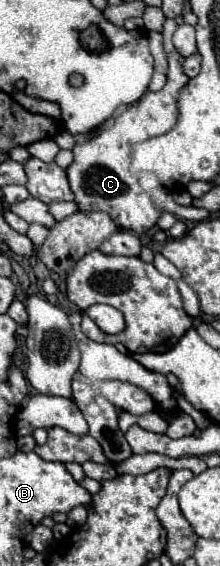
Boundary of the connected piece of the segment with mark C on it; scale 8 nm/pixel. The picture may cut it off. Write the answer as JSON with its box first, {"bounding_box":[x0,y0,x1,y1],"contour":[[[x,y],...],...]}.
{"bounding_box":[67,21,189,235],"contour":[[[165,21],[163,45],[165,45],[165,53],[169,59],[167,85],[157,93],[145,93],[137,105],[129,105],[123,113],[113,117],[109,125],[101,127],[99,133],[95,133],[93,139],[79,141],[73,149],[75,159],[67,167],[67,179],[69,179],[69,185],[71,185],[71,191],[75,195],[75,203],[77,203],[79,211],[105,211],[113,217],[113,221],[119,229],[129,229],[137,235],[153,229],[163,211],[143,191],[143,187],[139,185],[139,177],[131,175],[131,171],[129,171],[131,147],[135,143],[149,139],[149,137],[163,135],[177,125],[179,91],[189,81],[189,77],[181,69],[179,53],[175,51],[175,47],[171,43],[175,29],[177,29],[175,21]]]}

